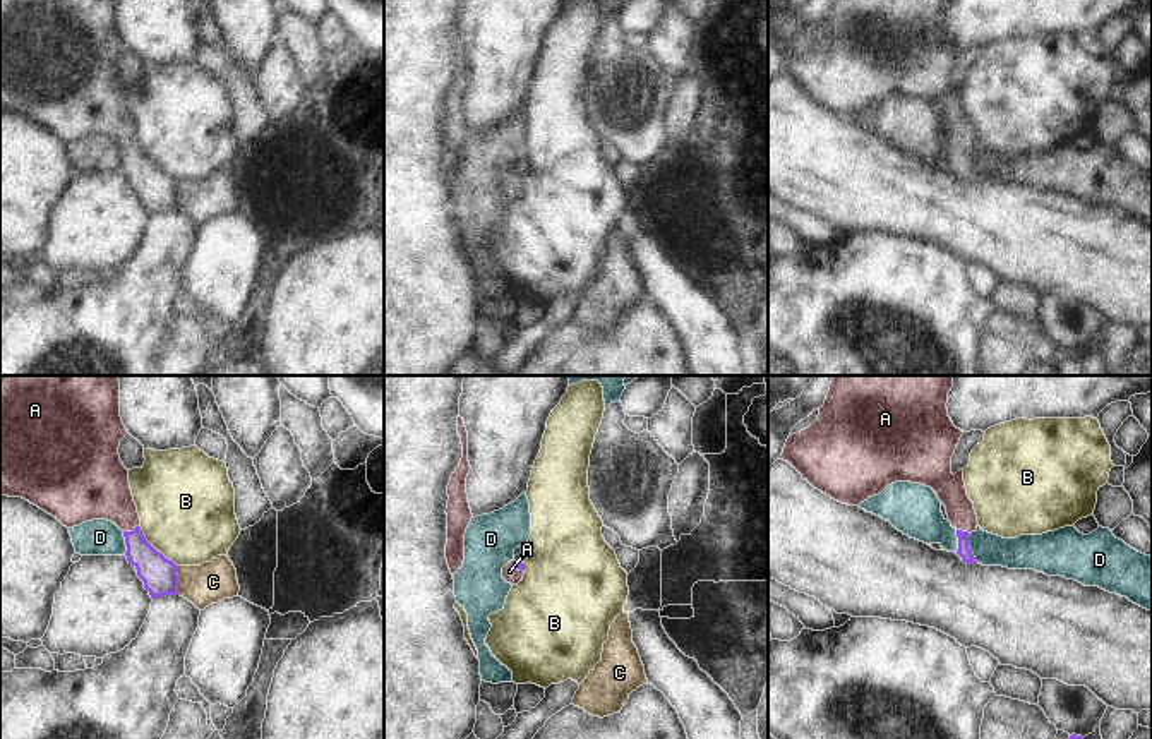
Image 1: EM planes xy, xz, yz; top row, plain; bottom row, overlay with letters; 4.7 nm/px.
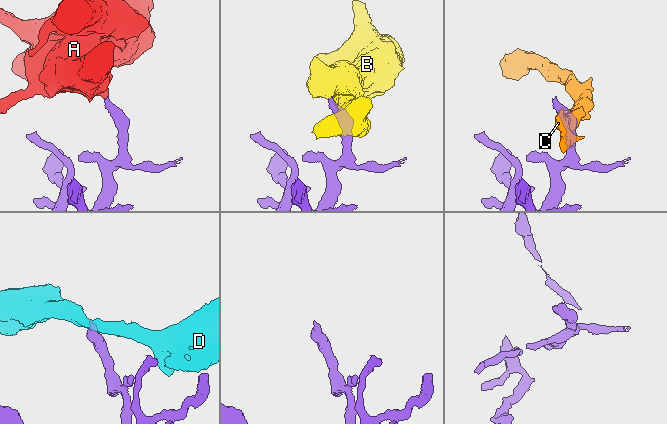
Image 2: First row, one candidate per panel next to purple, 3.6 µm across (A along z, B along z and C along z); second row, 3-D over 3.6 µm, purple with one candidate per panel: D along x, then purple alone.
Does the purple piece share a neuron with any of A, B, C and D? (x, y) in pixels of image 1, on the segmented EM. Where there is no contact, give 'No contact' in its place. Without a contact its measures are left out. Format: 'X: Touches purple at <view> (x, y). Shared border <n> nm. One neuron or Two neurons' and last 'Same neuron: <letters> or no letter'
A: Touches purple at xy (132, 530). Shared border 80 nm. One neuron
B: Touches purple at xy (153, 547). Shared border 260 nm. Two neurons
C: Touches purple at xy (177, 580). Shared border 140 nm. Two neurons
D: Touches purple at yz (969, 547). Shared border 140 nm. Two neurons
Same neuron: A.

